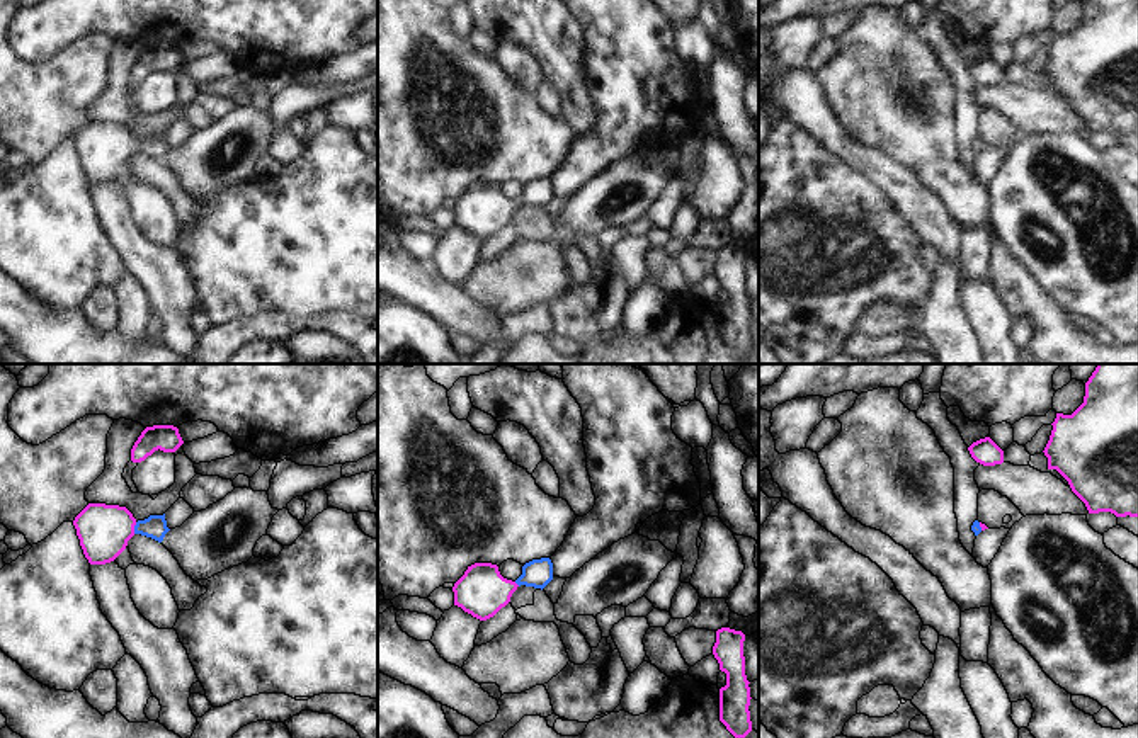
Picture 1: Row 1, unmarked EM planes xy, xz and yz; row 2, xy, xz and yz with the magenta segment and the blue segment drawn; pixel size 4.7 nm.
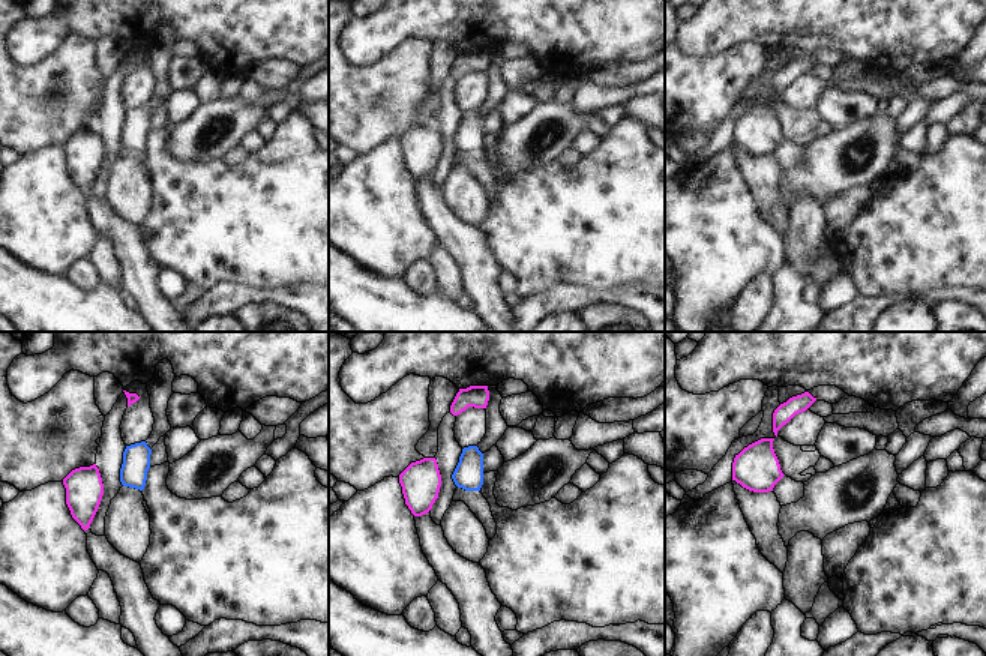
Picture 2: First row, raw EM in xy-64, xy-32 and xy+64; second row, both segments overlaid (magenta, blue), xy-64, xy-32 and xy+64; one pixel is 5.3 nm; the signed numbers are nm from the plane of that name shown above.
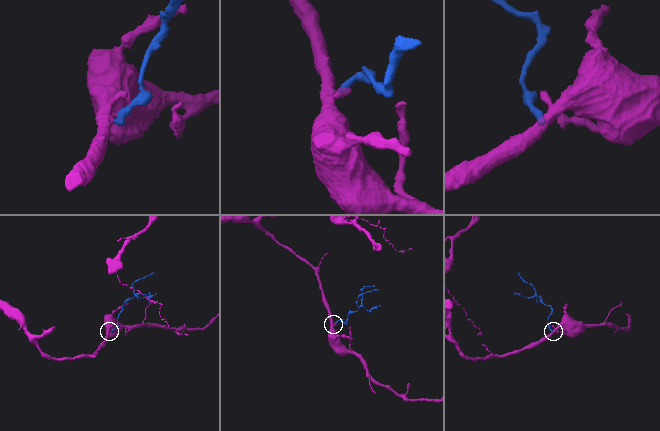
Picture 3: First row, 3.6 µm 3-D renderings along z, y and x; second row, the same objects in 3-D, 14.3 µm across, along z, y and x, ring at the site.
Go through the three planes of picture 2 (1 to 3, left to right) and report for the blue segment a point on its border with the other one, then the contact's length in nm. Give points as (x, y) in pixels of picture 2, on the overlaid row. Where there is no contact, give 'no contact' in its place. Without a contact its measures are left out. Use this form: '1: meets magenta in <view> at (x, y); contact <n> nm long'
1: no contact
2: no contact
3: no contact

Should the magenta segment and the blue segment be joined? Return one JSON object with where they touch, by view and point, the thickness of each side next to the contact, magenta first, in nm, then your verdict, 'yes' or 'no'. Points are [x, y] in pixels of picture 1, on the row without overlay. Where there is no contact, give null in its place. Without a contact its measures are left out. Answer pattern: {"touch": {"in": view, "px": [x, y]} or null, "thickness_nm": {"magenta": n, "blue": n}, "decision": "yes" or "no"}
{"touch": {"in": "xy", "px": [133, 147]}, "thickness_nm": {"magenta": 240, "blue": 110}, "decision": "yes"}

